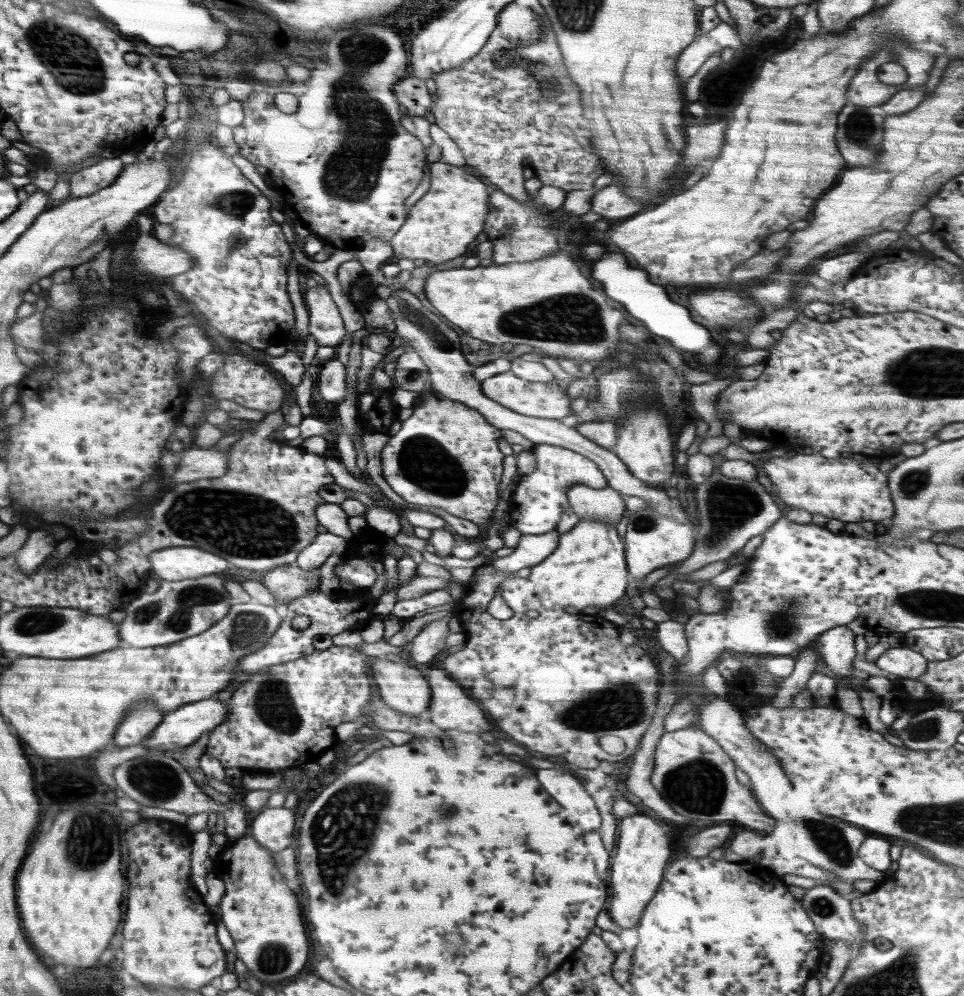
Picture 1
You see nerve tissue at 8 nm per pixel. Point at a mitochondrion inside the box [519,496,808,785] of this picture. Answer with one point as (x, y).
(621, 705)

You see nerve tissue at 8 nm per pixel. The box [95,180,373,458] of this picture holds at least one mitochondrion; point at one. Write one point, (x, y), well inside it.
(236, 203)

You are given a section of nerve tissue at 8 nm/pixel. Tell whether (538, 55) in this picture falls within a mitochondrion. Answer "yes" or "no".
yes

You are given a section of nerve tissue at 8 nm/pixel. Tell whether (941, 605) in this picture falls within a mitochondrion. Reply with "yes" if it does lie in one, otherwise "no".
yes

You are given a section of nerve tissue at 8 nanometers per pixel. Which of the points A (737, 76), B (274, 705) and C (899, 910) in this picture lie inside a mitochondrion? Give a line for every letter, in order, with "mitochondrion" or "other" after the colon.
A: other
B: mitochondrion
C: other

